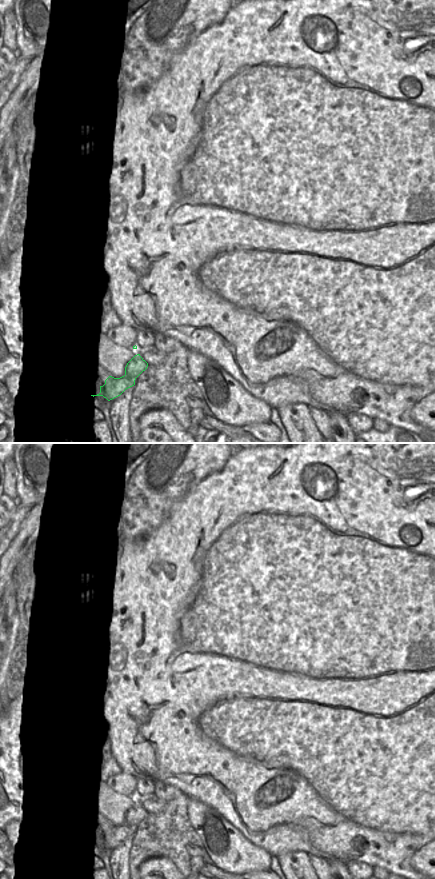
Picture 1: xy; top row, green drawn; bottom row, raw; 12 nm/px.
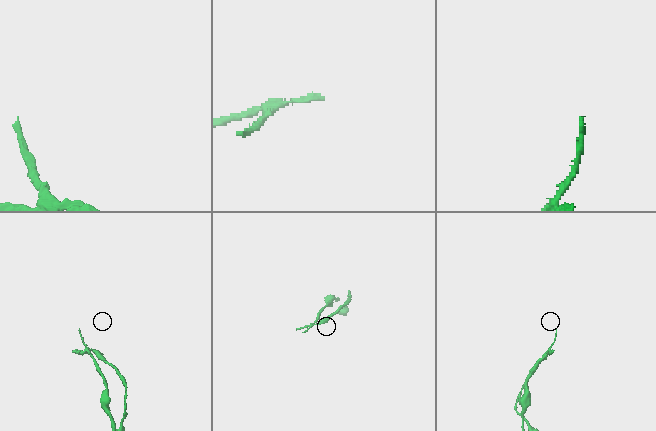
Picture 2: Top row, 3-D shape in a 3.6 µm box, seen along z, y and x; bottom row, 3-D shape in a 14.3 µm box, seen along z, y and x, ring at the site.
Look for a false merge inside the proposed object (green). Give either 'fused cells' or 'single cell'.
fused cells

